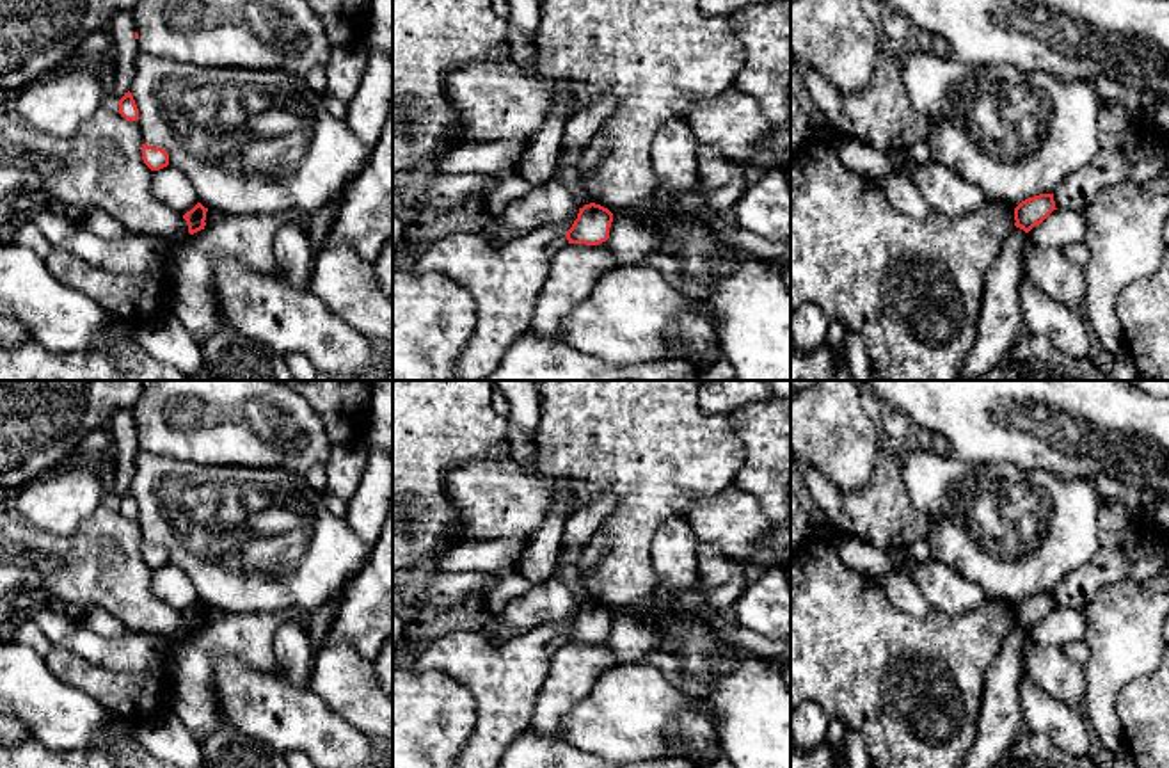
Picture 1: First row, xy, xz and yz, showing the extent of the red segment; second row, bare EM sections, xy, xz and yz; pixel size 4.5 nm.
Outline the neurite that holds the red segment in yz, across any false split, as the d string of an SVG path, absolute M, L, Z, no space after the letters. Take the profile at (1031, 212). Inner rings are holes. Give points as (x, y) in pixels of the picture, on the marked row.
M1039 194L1022 201L1014 208L1014 226L1029 233L1041 224L1055 208L1054 194Z

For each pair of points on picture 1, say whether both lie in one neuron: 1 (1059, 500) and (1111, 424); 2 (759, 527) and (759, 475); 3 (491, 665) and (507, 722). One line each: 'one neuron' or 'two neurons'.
1: two neurons
2: two neurons
3: one neuron

